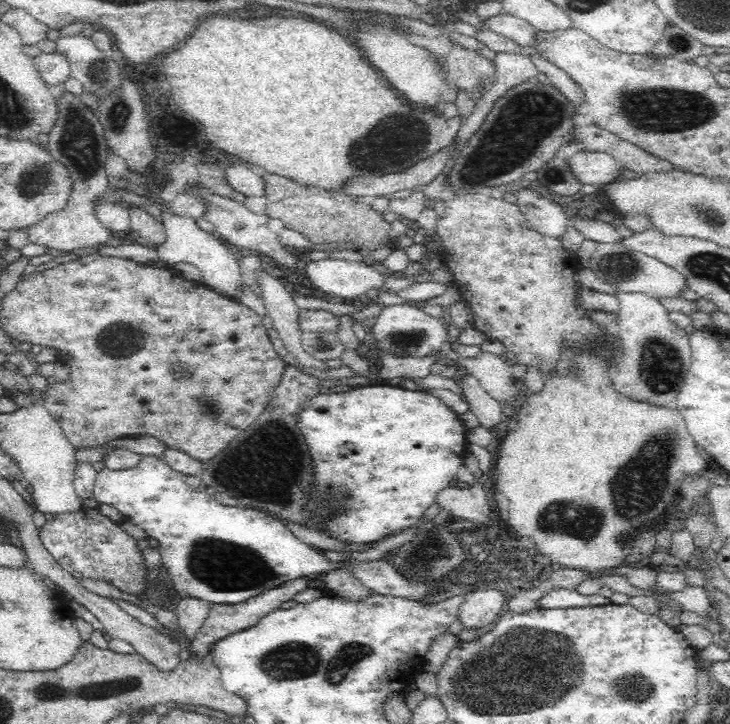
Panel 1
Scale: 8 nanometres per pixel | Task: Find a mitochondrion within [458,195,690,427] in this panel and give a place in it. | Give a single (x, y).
(662, 367)

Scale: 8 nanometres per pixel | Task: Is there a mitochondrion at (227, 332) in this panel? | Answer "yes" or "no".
no

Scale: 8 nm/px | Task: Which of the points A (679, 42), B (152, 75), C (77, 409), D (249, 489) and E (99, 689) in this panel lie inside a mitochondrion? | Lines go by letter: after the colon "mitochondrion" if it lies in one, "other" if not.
A: mitochondrion
B: other
C: other
D: mitochondrion
E: mitochondrion

